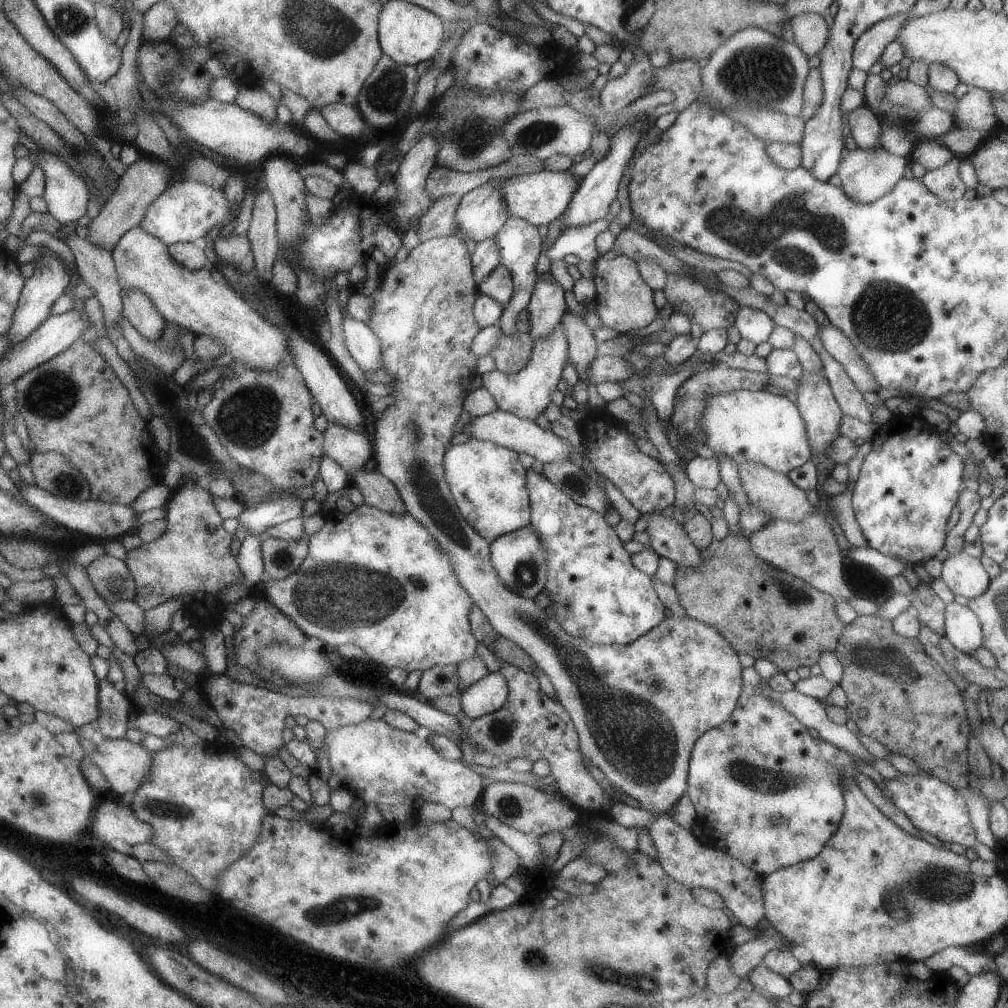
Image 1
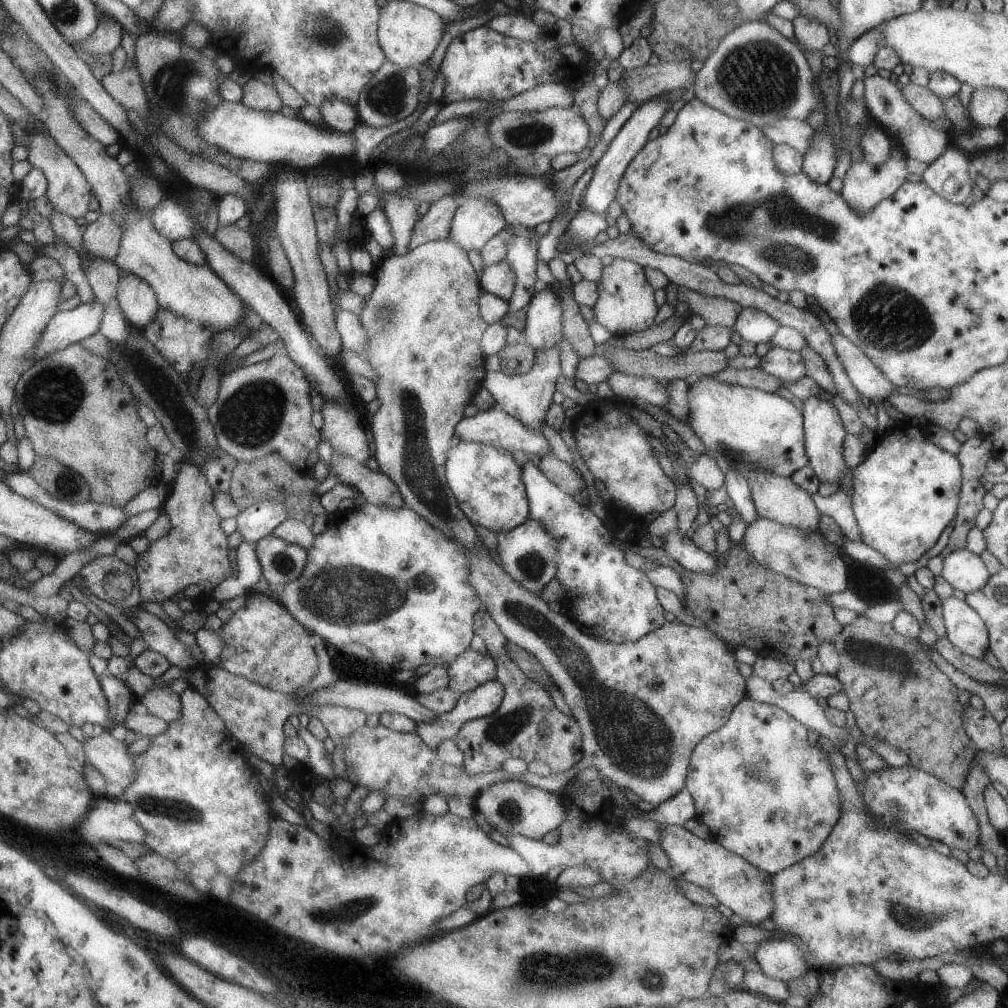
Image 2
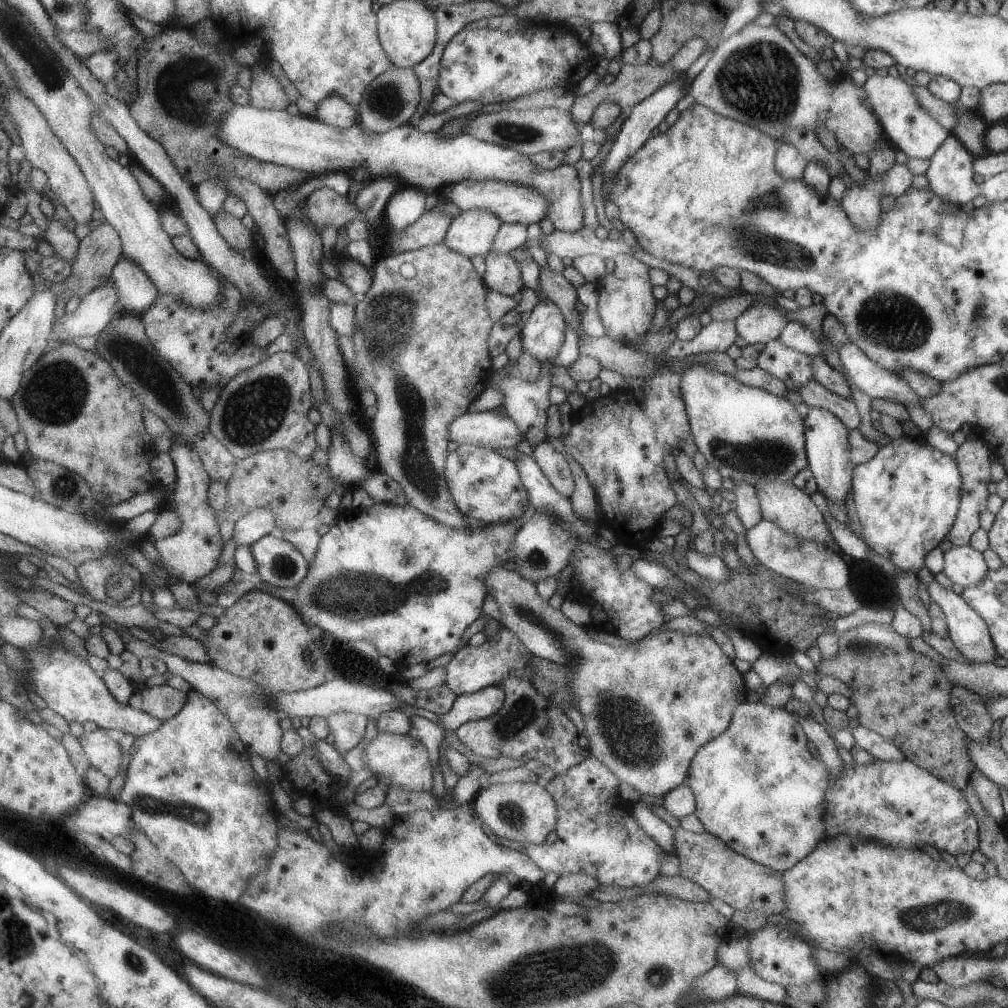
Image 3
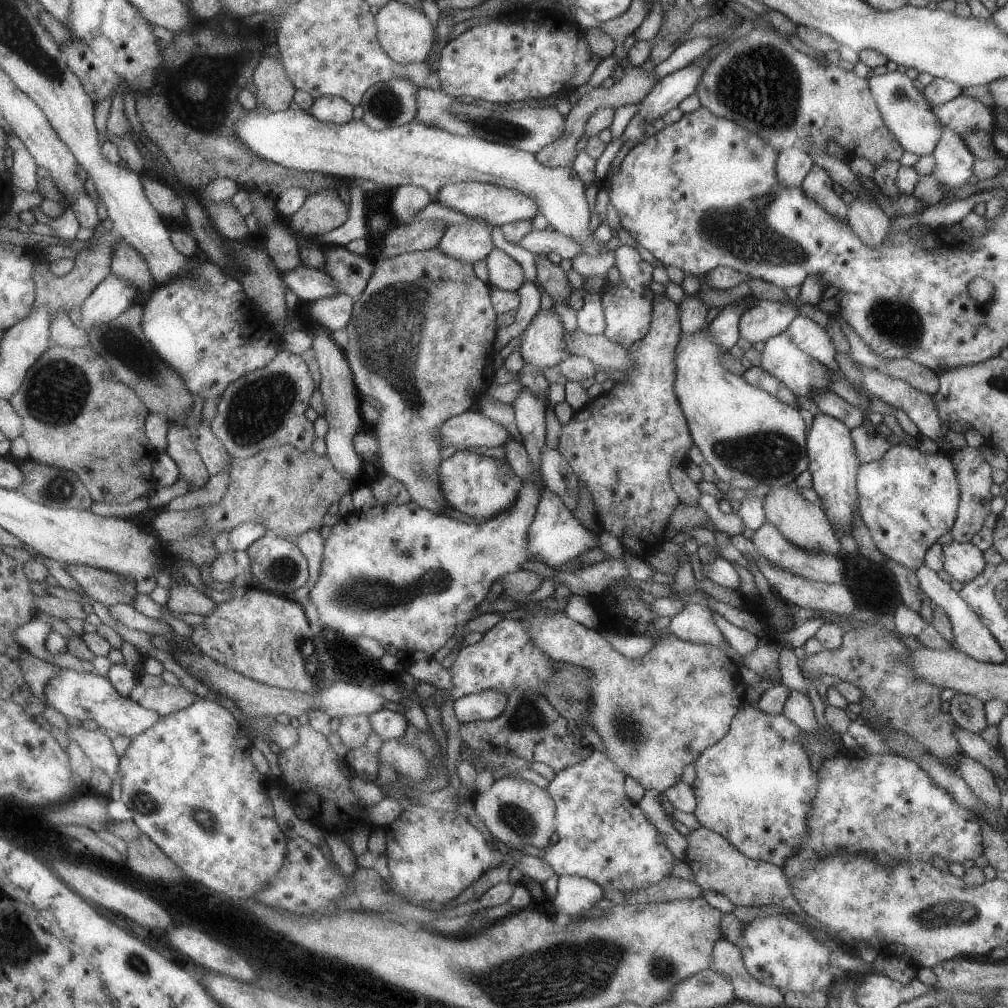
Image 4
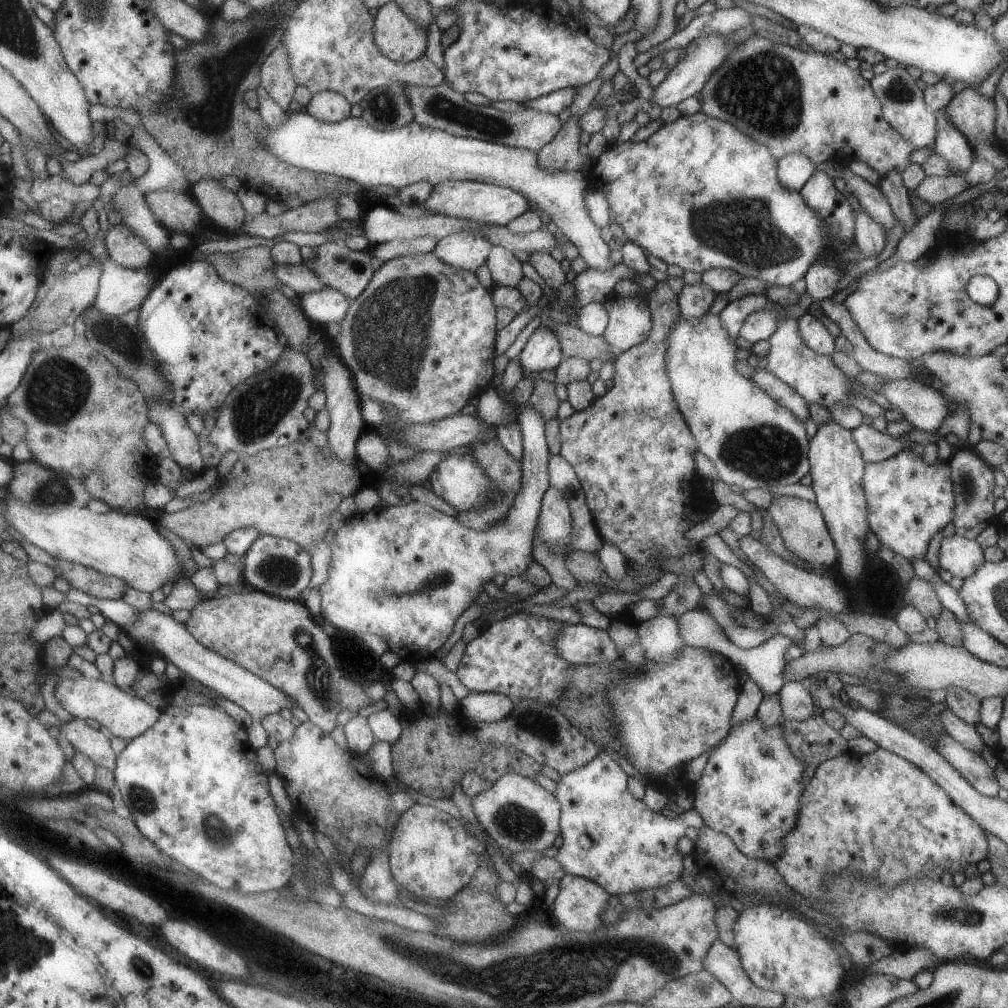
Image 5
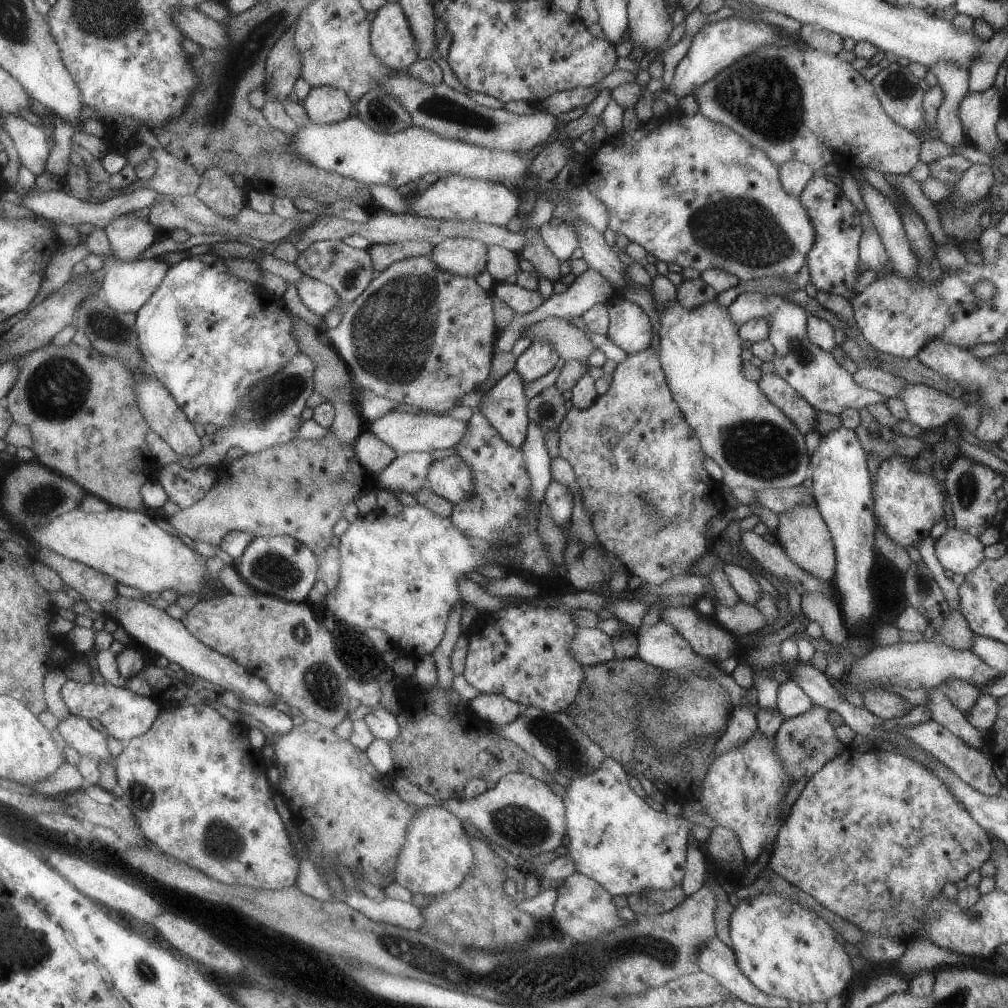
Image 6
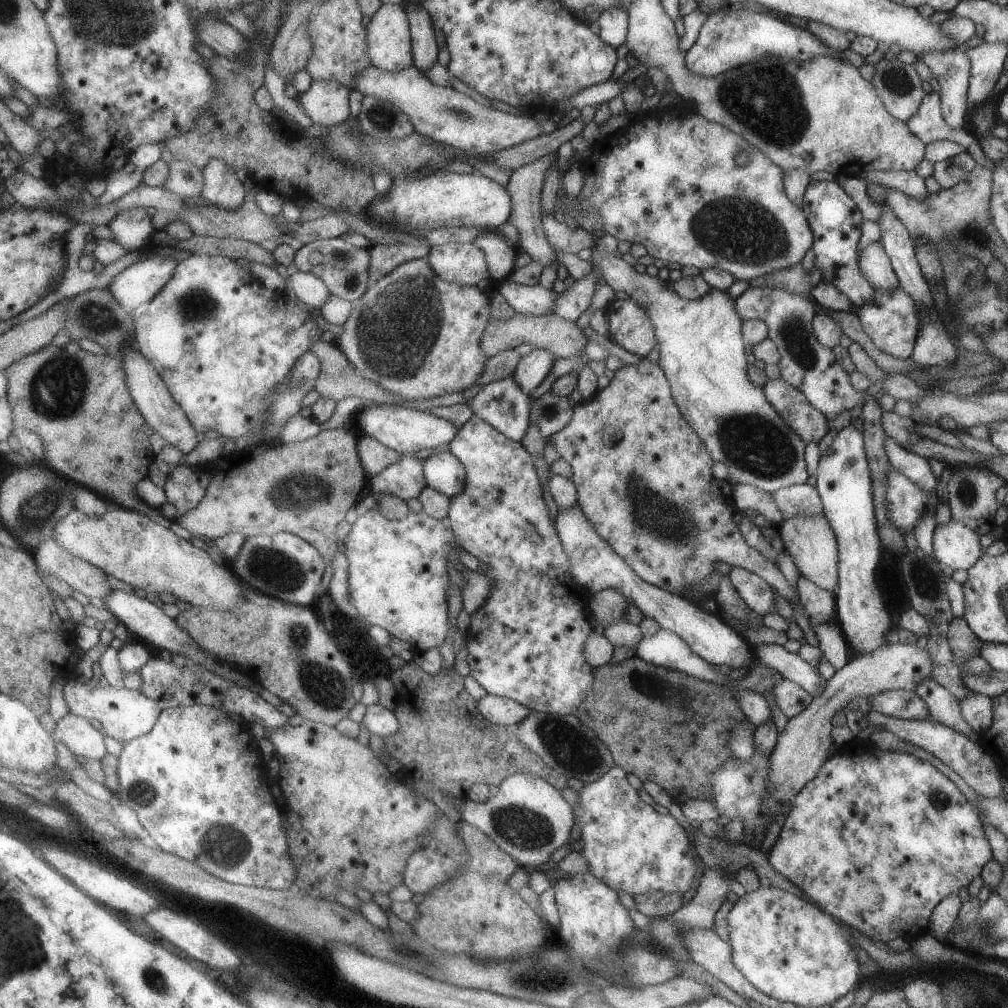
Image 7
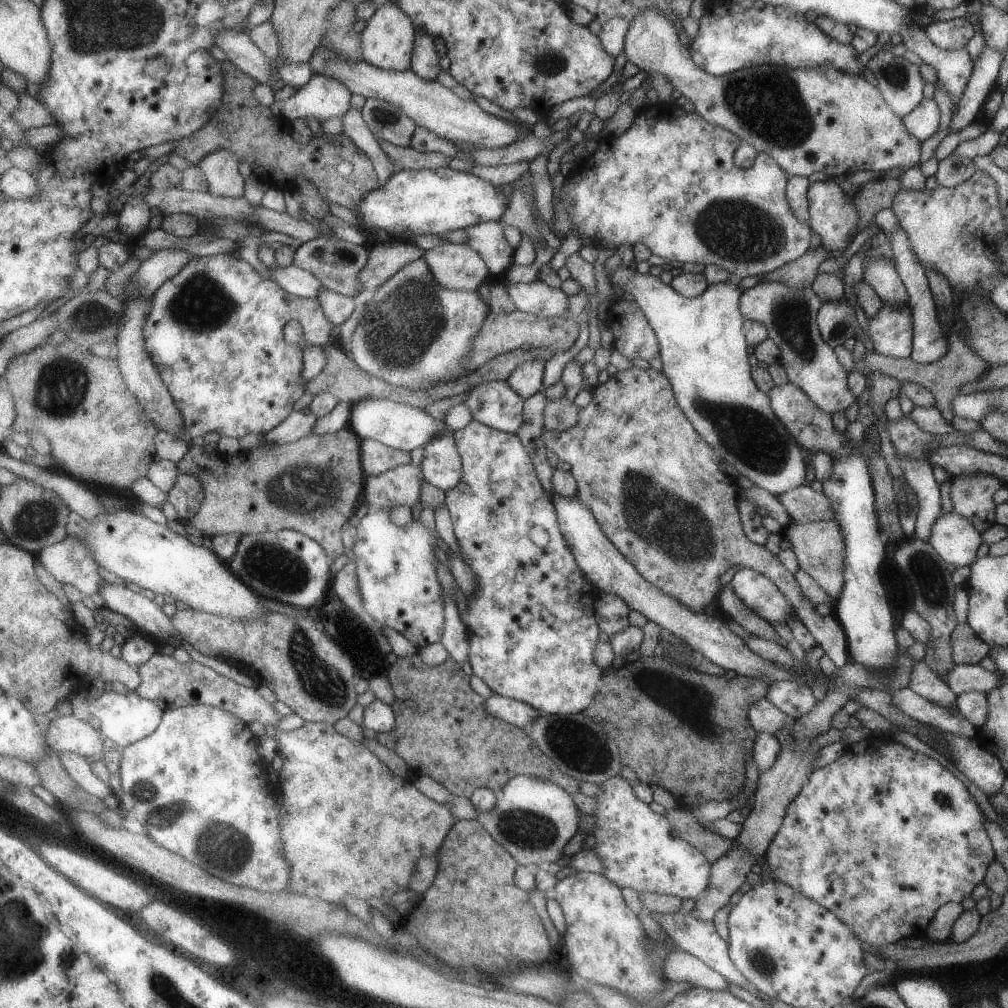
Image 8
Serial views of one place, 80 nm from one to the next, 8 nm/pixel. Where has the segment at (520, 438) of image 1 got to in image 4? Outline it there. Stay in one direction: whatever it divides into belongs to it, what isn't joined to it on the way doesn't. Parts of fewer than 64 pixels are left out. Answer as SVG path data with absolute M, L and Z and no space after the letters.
M472 410L446 420L436 434L442 447L456 446L458 450L499 447L510 440L510 432L500 422Z

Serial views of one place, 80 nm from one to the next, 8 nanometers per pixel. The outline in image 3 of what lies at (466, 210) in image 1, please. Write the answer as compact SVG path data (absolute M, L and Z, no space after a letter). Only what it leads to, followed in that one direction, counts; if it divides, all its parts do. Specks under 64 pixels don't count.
M484 209L461 211L450 223L443 243L469 259L477 254L485 257L502 223L495 214Z

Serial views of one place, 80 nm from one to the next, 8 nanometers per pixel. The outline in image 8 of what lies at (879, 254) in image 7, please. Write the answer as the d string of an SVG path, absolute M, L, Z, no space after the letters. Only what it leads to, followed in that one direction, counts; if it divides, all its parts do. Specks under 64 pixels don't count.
M872 260L863 266L863 280L874 288L880 299L894 308L902 308L908 304L908 292L902 280L890 262Z

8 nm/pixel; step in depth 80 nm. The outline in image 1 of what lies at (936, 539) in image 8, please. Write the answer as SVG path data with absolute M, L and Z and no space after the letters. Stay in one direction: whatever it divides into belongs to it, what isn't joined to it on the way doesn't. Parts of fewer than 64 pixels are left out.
M962 550L943 561L941 579L956 596L970 600L980 596L989 587L992 578L979 558Z

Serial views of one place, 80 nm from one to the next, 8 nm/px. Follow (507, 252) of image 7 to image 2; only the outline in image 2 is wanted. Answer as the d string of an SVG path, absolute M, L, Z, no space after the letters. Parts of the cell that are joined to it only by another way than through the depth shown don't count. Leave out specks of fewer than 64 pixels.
M506 259L486 265L483 268L483 274L479 275L481 288L484 292L495 294L507 301L512 298L515 278L514 269Z

